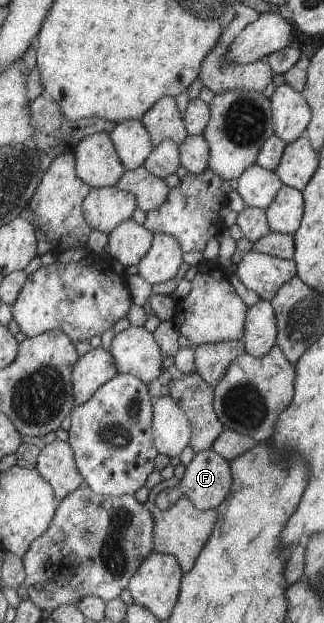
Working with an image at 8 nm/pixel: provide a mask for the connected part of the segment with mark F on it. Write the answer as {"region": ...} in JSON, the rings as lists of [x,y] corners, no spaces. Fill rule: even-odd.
{"region":[[[216,450],[196,453],[177,485],[177,493],[192,500],[197,509],[217,509],[232,493],[231,463]]]}

